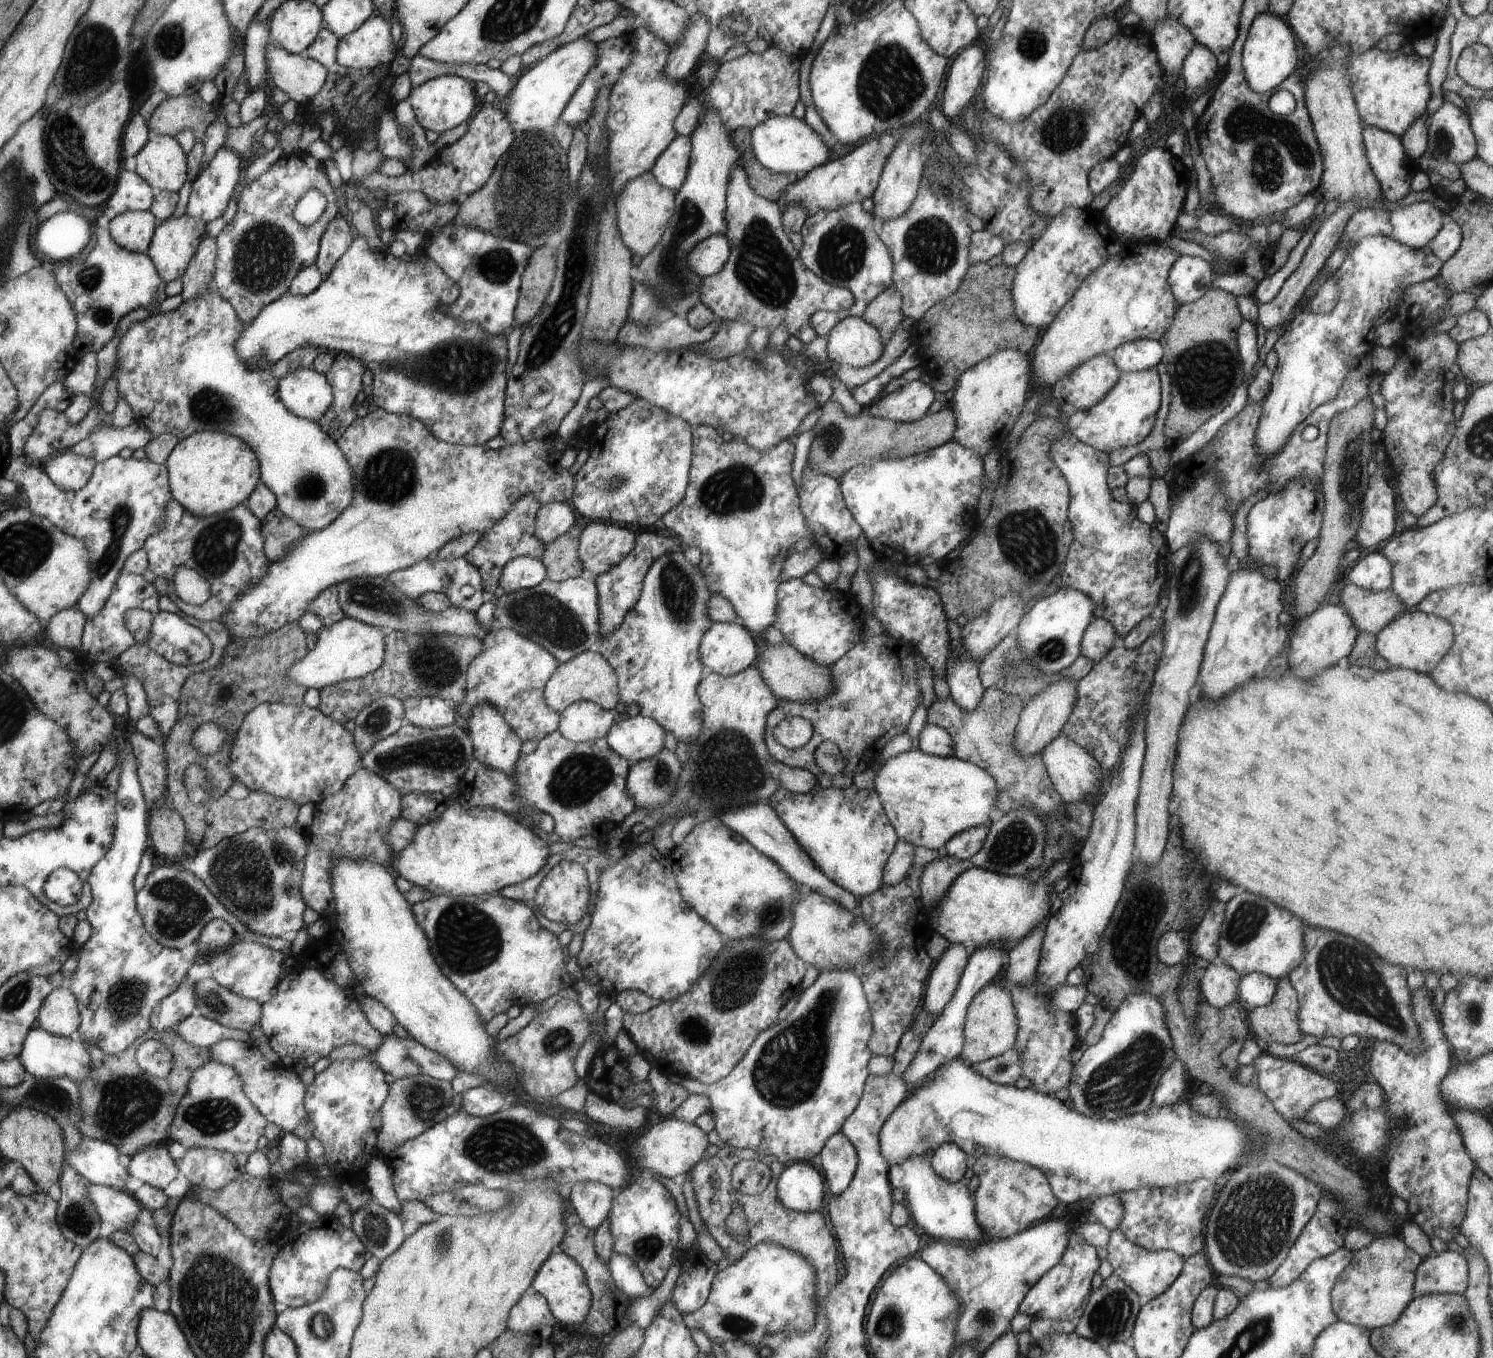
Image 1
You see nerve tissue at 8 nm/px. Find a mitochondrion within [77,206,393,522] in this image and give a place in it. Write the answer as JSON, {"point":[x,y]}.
{"point":[263,256]}

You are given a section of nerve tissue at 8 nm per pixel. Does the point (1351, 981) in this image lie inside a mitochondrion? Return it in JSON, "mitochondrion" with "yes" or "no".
{"mitochondrion":"yes"}

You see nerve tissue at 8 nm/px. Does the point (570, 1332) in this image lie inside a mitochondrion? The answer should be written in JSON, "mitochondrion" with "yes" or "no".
{"mitochondrion":"no"}

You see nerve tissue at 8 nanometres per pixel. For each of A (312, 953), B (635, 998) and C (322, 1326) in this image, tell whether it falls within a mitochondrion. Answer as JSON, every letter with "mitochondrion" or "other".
{"A":"other","B":"other","C":"mitochondrion"}

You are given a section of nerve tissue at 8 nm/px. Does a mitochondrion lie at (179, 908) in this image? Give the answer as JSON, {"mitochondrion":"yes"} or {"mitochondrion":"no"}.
{"mitochondrion":"yes"}

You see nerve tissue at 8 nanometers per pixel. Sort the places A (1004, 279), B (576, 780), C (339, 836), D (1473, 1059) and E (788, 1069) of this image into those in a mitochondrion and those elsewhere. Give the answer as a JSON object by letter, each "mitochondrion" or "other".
{"A":"other","B":"mitochondrion","C":"other","D":"other","E":"mitochondrion"}

